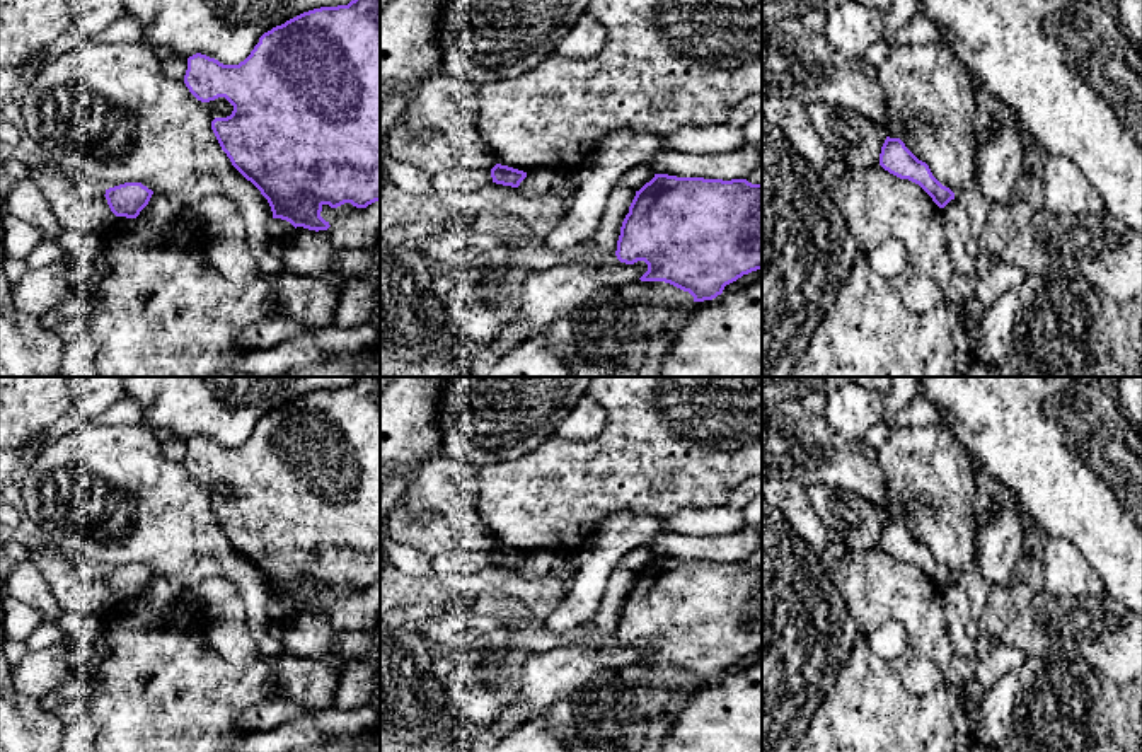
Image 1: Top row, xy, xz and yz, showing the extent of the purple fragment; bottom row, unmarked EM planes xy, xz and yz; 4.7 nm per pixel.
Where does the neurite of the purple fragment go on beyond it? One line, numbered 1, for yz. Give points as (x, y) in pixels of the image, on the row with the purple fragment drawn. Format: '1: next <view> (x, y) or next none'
1: next none

